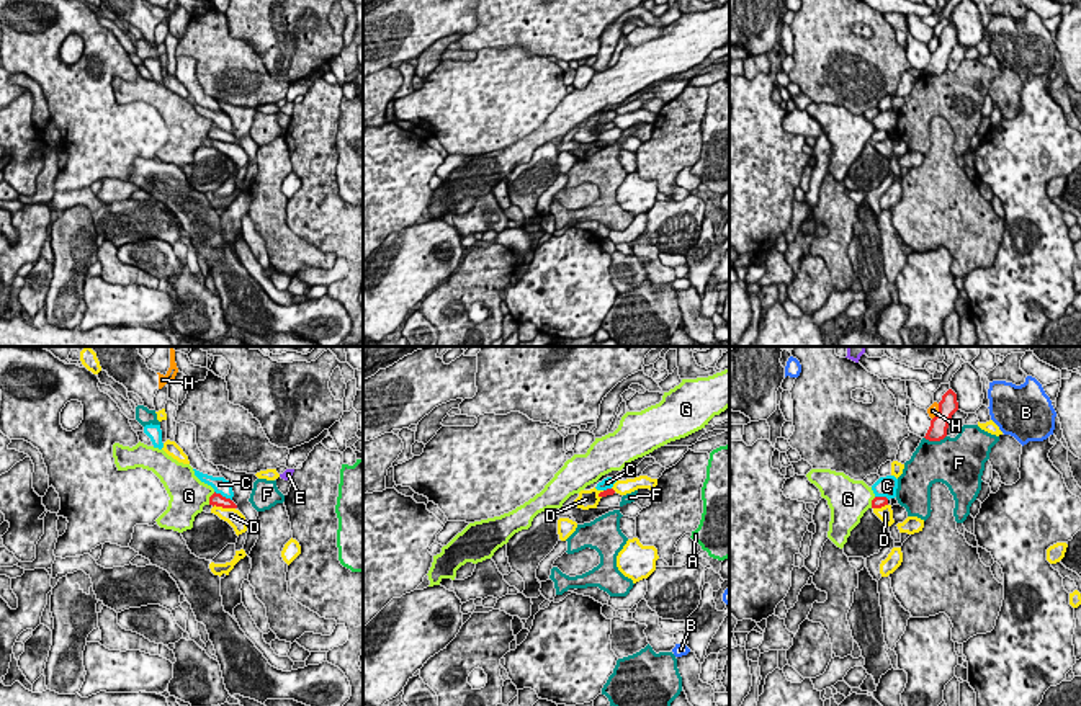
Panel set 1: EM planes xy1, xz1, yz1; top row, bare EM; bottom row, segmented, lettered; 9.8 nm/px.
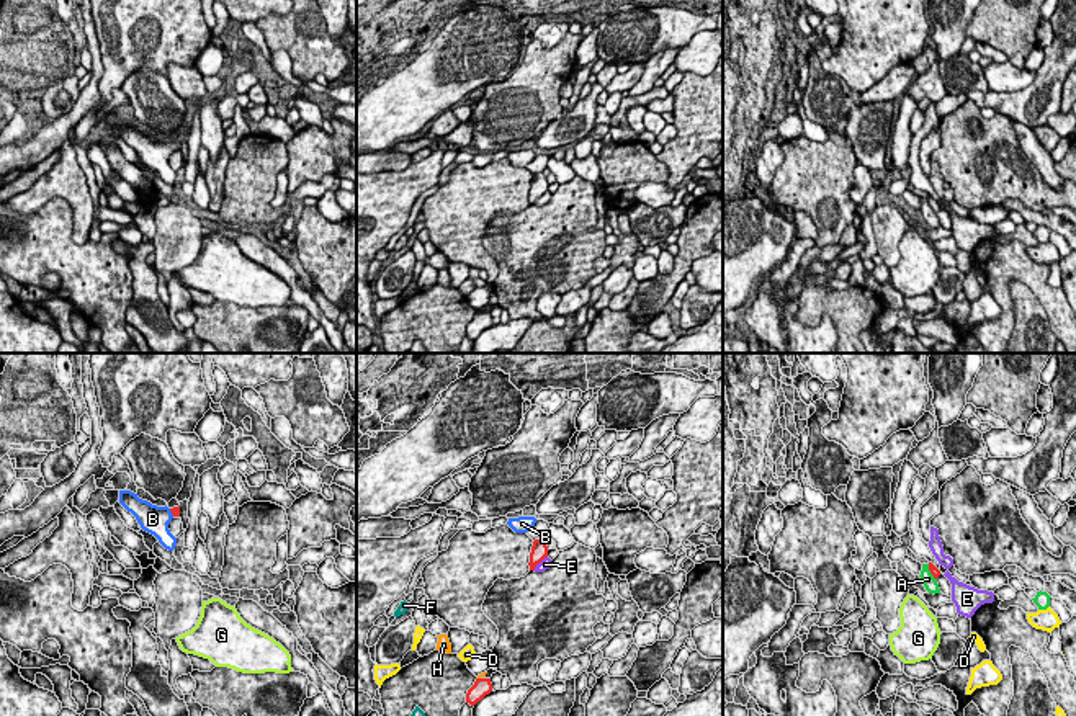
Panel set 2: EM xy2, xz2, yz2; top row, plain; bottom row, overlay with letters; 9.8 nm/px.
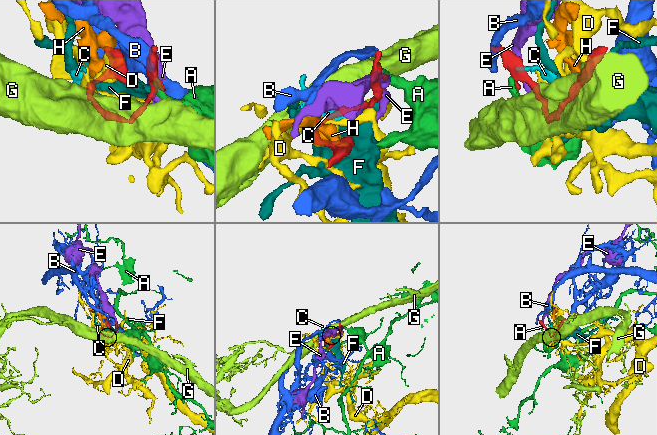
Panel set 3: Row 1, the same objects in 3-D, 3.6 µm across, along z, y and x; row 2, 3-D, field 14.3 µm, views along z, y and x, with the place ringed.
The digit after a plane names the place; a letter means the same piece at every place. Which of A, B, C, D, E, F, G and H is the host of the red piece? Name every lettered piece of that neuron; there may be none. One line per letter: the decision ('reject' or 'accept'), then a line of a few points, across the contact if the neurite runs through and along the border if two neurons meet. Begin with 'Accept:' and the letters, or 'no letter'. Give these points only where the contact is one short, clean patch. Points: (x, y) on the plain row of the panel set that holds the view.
Accept: B
A: reject; line yz2 (928, 198), (936, 213)
B: accept; line xy2 (175, 144), (170, 144), (152, 152)
C: reject
D: reject
E: reject
F: reject
G: reject
H: reject

